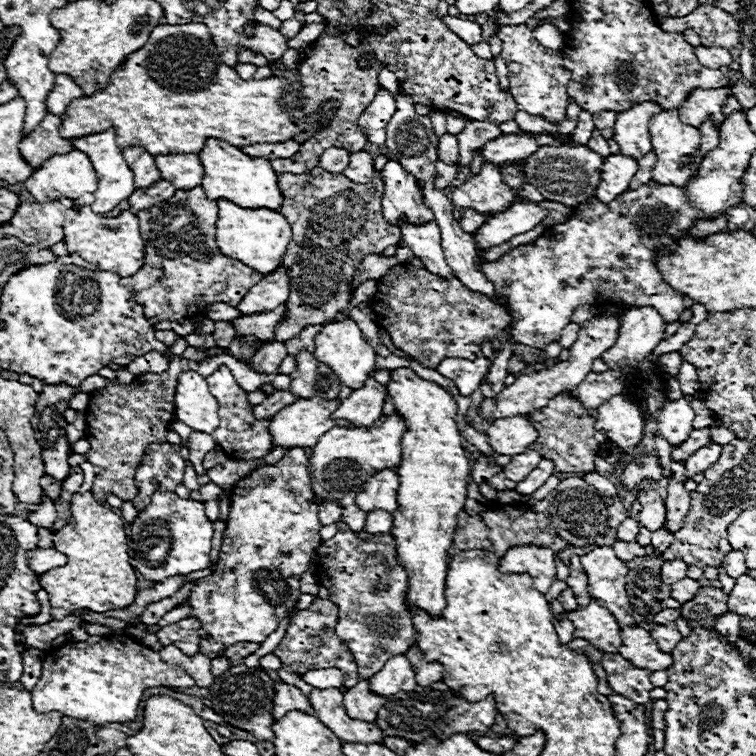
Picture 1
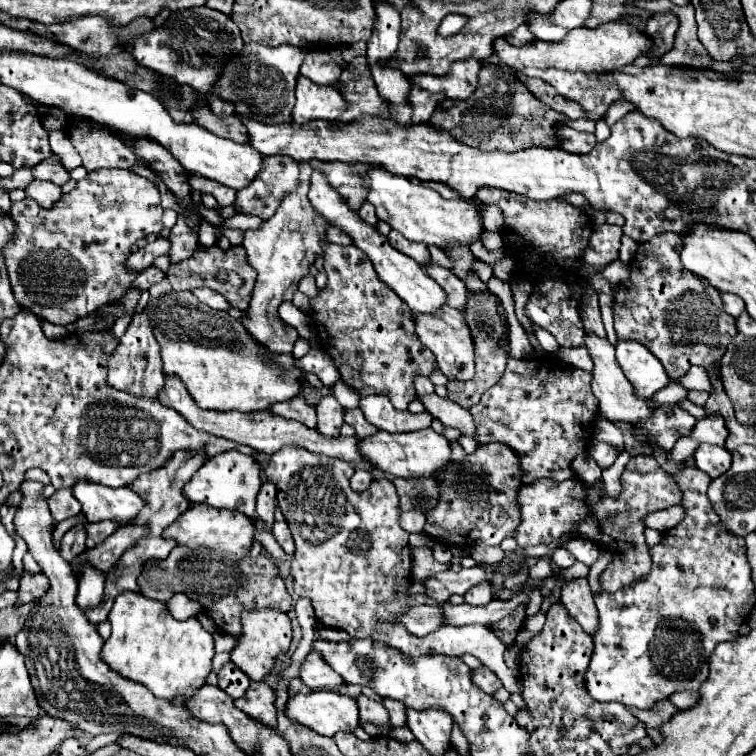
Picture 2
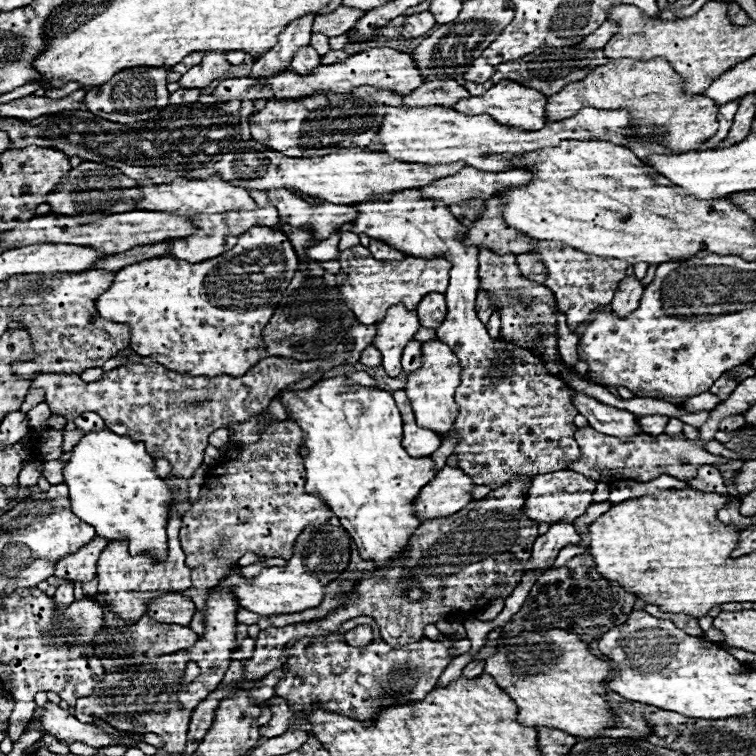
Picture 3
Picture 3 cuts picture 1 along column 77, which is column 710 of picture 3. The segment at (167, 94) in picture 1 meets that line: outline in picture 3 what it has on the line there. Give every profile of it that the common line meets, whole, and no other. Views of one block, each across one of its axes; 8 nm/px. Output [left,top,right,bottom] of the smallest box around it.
[546,58,718,150]

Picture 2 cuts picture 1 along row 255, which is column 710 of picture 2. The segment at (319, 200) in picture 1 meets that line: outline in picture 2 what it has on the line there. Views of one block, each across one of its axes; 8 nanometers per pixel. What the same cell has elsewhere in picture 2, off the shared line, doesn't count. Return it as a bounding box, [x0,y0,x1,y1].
[614,234,736,380]

